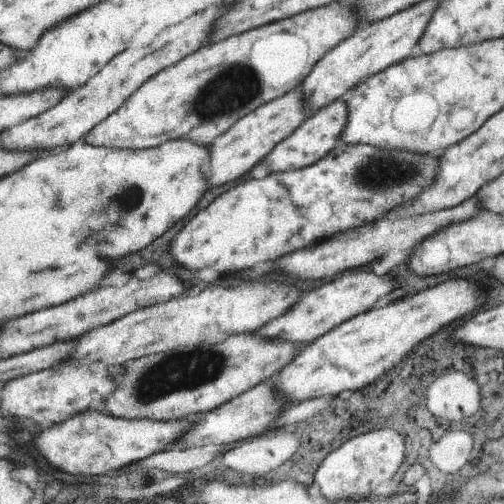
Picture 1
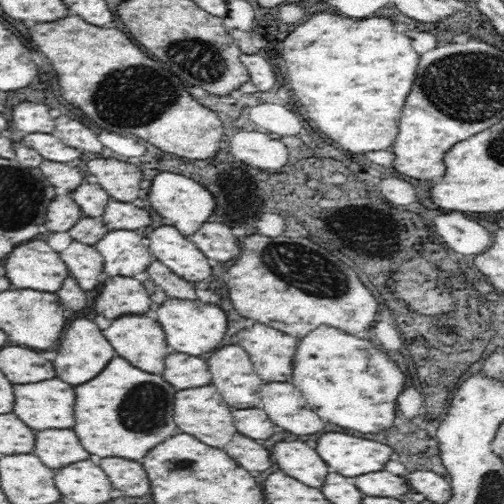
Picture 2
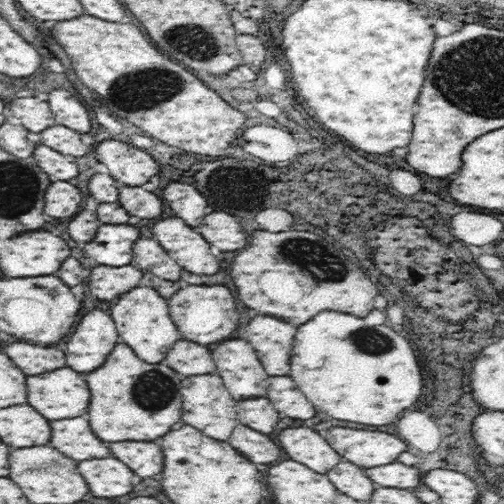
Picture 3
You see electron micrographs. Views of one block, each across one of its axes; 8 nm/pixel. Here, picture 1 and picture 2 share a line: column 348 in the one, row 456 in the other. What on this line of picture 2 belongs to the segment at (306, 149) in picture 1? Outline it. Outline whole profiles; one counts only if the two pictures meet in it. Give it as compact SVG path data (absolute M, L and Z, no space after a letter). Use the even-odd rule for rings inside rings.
M108 456L98 462L106 476L110 478L114 490L120 490L124 496L140 496L148 498L152 492L150 478L144 470L144 466L138 460L128 460L128 458L116 458Z

